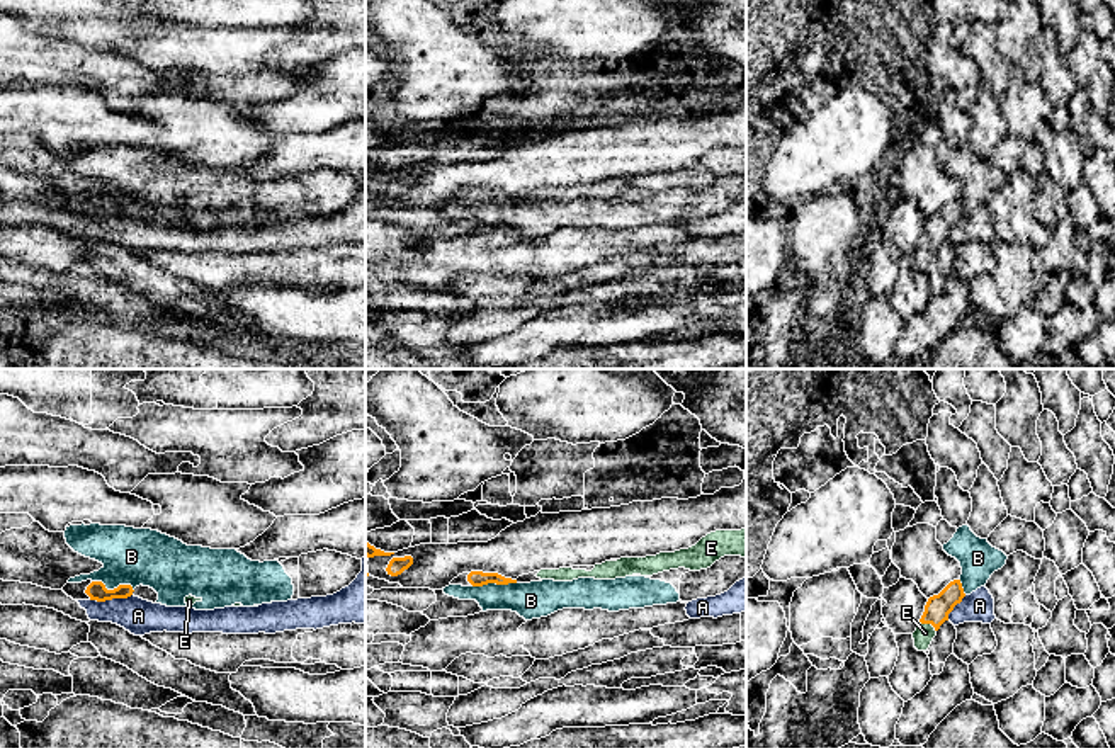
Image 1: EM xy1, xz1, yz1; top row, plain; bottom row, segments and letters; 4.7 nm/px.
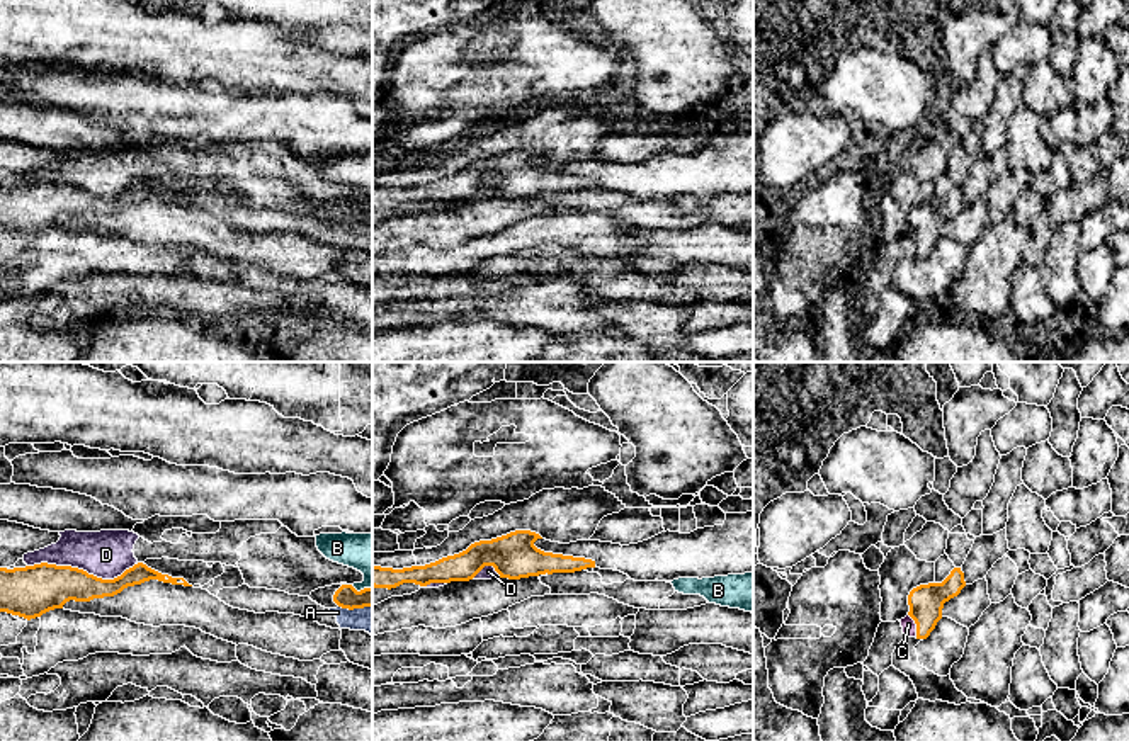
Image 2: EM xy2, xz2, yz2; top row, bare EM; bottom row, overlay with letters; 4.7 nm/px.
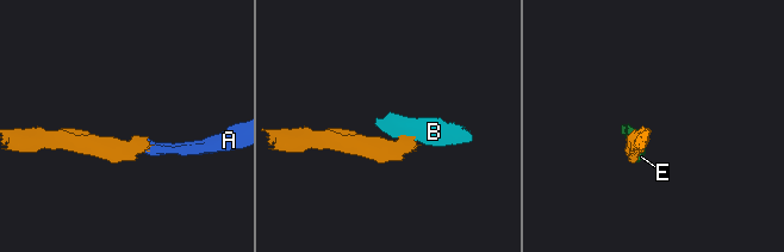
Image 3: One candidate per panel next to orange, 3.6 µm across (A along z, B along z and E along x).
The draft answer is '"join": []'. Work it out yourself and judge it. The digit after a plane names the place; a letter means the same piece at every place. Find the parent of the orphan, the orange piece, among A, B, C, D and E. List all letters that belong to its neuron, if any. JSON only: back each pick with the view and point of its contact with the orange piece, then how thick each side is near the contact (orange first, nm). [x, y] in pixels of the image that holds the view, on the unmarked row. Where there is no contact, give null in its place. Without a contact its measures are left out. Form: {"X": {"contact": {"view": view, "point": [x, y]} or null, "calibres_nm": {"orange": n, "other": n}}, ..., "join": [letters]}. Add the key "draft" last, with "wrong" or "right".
{"E": {"contact": {"view": "yz1", "point": [928, 242]}, "calibres_nm": {"orange": 120, "other": 90}}, "join": ["E"], "draft": "wrong"}

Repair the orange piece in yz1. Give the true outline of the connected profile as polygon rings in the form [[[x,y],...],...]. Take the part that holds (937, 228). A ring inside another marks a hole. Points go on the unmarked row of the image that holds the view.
[[[960,199],[950,201],[938,214],[928,218],[925,231],[913,252],[914,267],[926,270],[940,245],[948,240],[948,233],[965,216]]]

